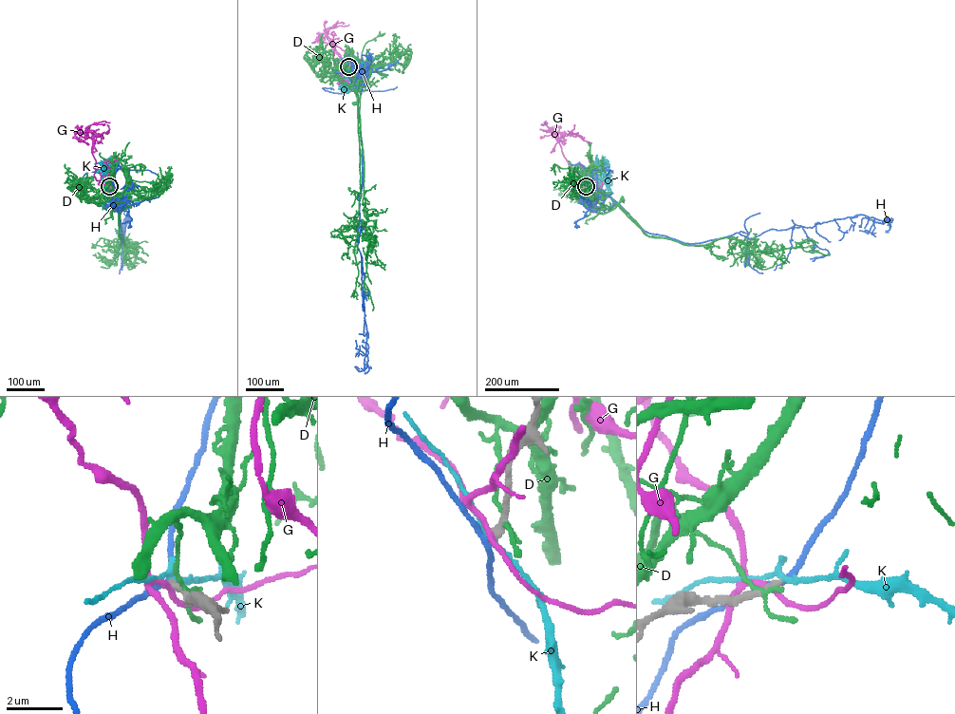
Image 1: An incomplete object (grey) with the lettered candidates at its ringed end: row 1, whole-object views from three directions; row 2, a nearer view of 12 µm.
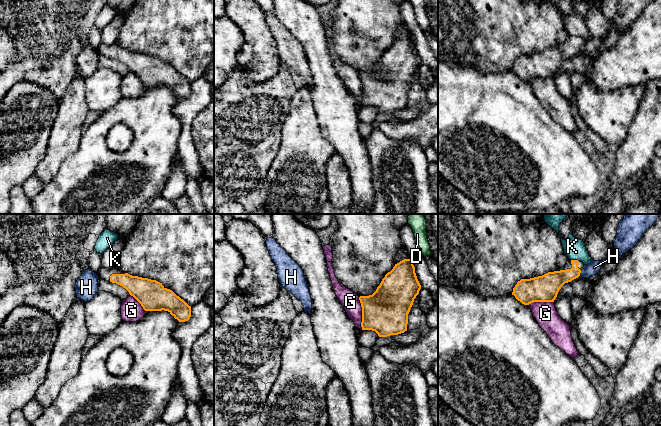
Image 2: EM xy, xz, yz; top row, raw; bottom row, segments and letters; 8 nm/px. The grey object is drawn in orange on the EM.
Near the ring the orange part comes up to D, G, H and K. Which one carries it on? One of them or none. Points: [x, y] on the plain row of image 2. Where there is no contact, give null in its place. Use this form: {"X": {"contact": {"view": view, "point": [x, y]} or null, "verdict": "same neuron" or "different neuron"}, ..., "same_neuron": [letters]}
{"D": {"contact": null, "verdict": "different neuron"}, "G": {"contact": {"view": "xz", "point": [362, 89]}, "verdict": "different neuron"}, "H": {"contact": {"view": "yz", "point": [580, 48]}, "verdict": "different neuron"}, "K": {"contact": {"view": "yz", "point": [575, 36]}, "verdict": "different neuron"}, "same_neuron": []}

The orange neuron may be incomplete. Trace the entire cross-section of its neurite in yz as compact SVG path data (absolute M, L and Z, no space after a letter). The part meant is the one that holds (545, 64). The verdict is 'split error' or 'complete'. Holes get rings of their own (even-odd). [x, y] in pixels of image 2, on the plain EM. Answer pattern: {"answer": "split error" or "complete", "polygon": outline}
{"answer": "split error", "polygon": "M568 36L564 43L542 52L521 55L513 64L512 71L524 81L533 78L554 78L561 63L578 54L584 39Z"}

